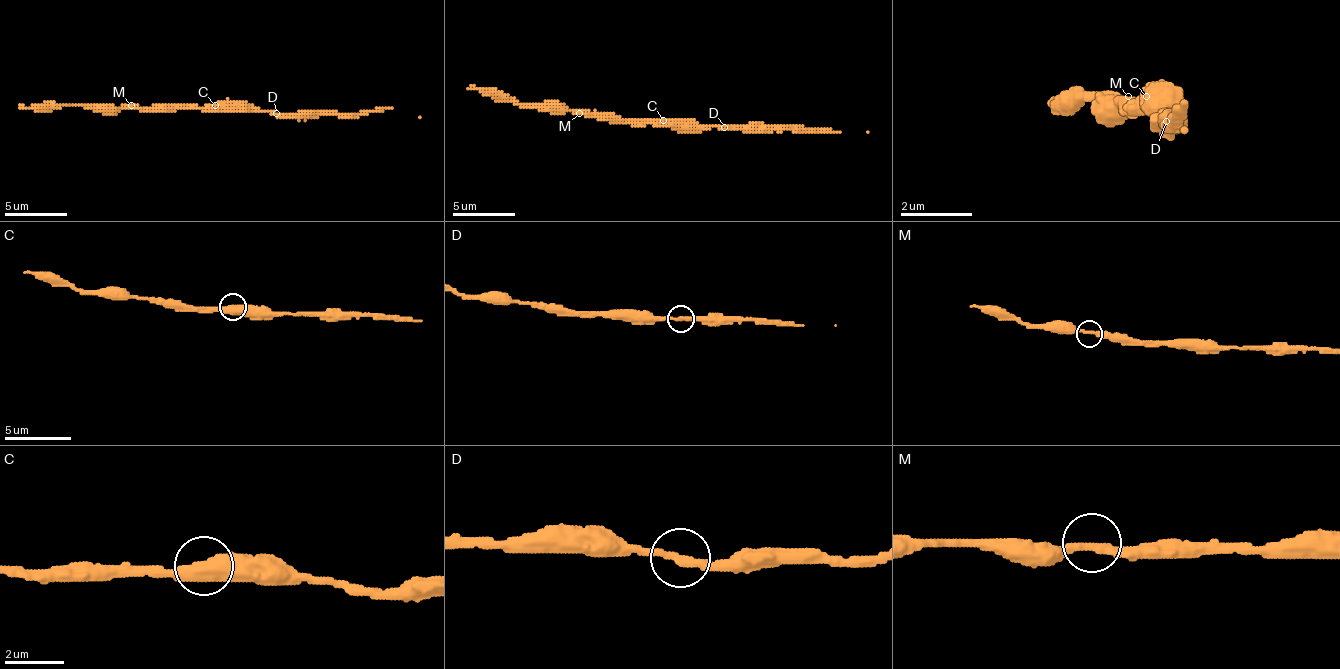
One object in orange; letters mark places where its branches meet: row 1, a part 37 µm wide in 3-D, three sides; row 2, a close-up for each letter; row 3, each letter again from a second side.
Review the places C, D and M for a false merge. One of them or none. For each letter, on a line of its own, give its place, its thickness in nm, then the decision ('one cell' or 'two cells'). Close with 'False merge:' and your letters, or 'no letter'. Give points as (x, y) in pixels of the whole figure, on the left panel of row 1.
C: place (215, 105); calibre 480 nm; one cell
D: place (276, 113); calibre 280 nm; one cell
M: place (131, 105); calibre 280 nm; one cell
False merge: no letter

